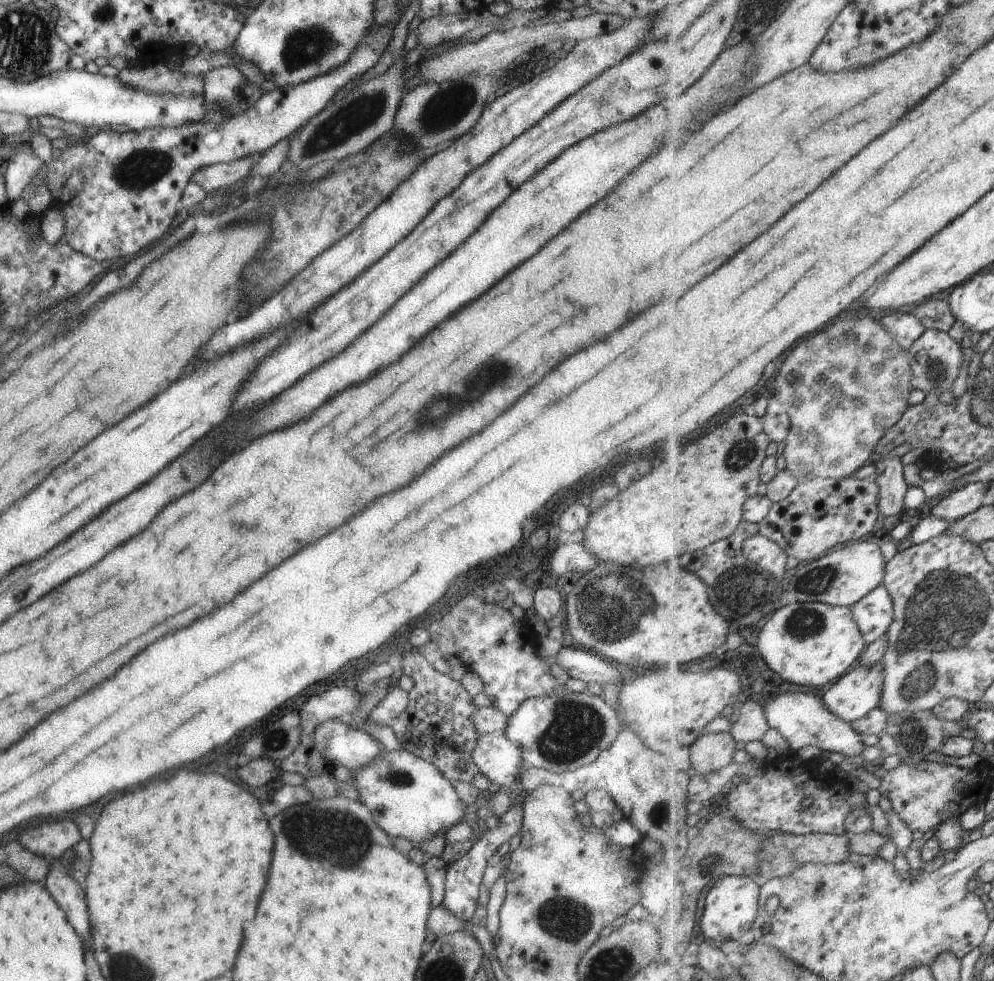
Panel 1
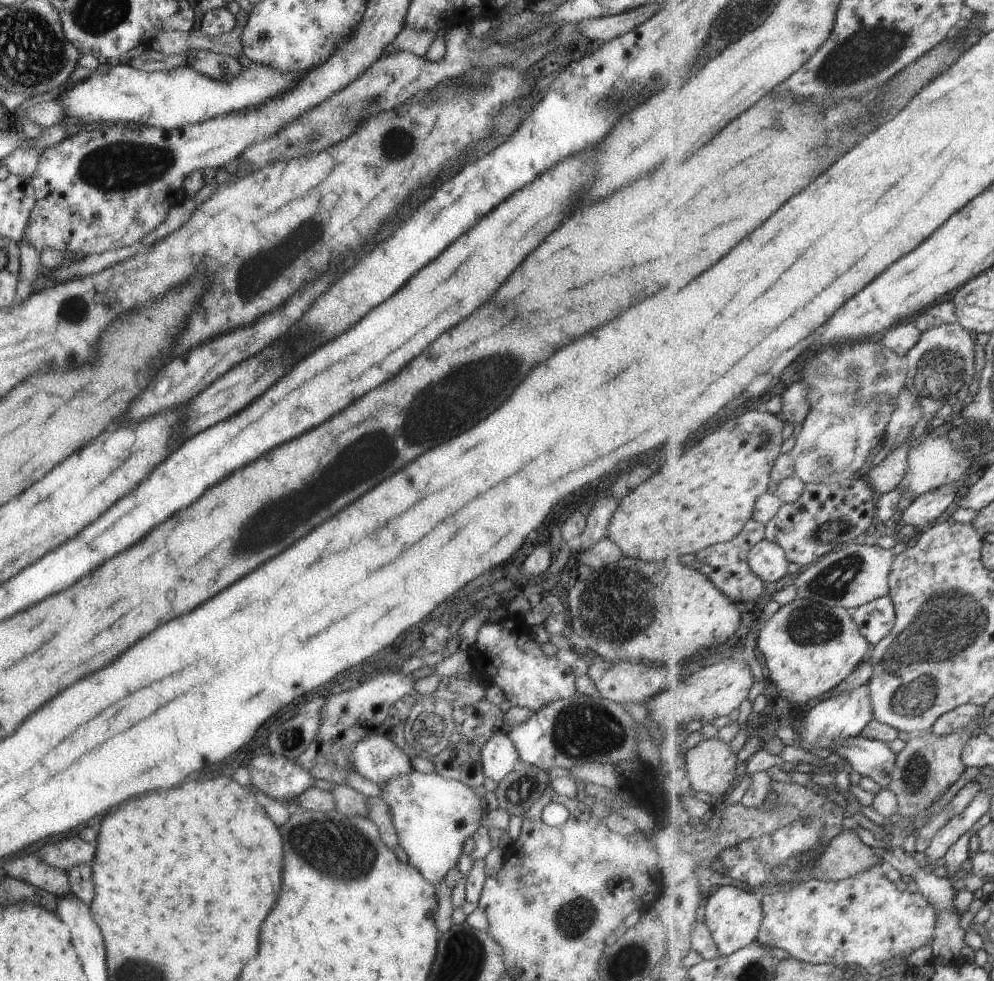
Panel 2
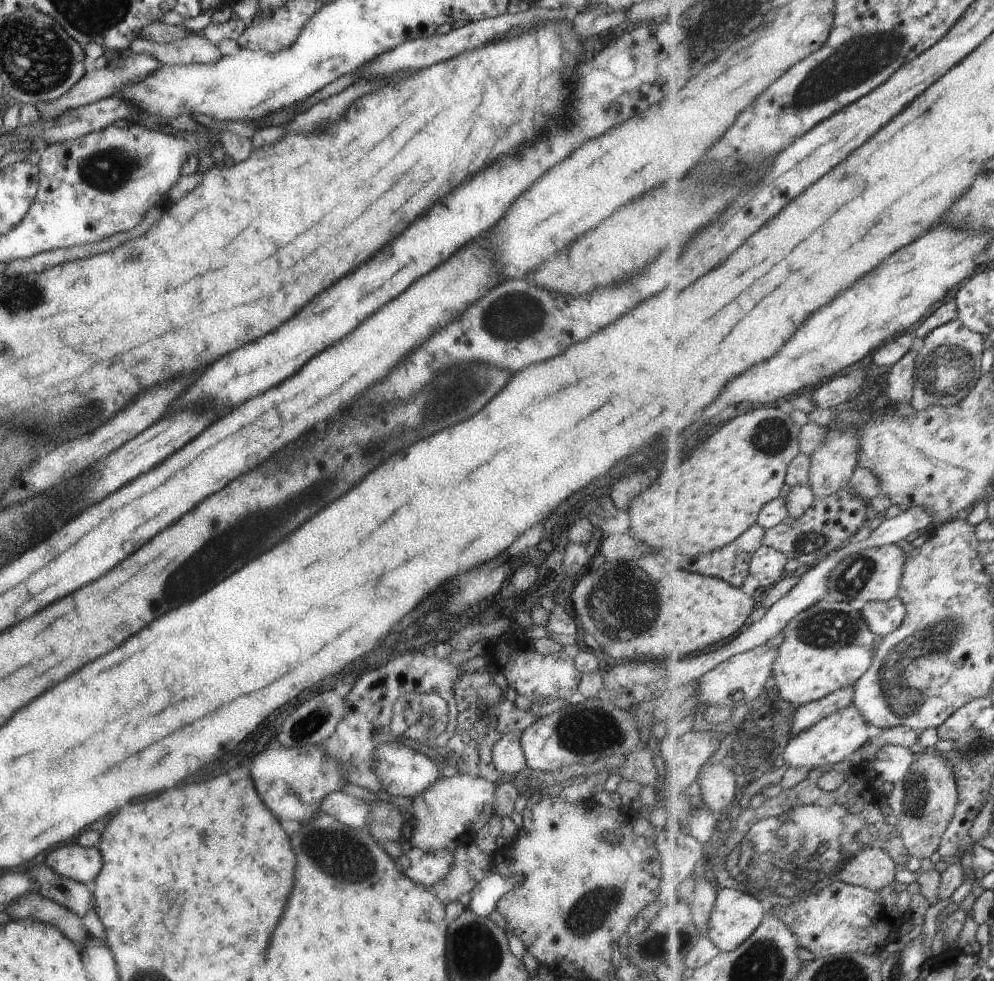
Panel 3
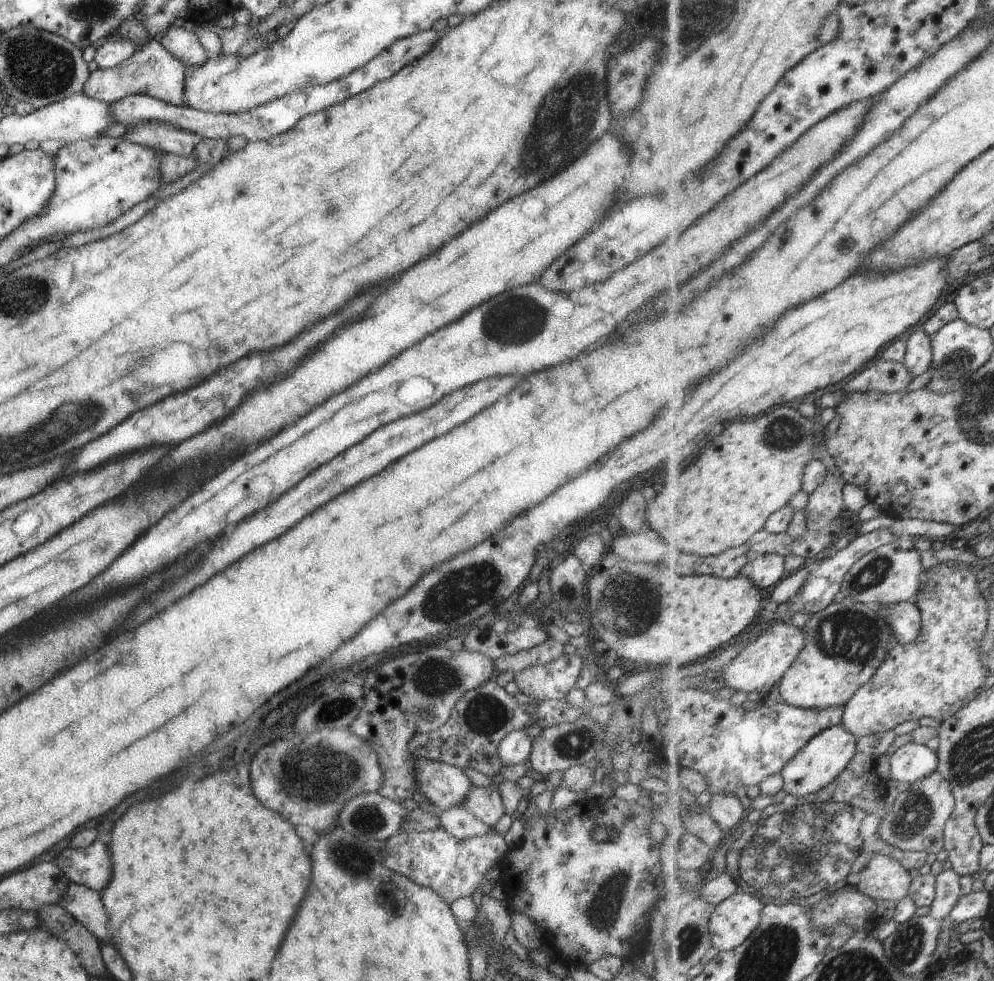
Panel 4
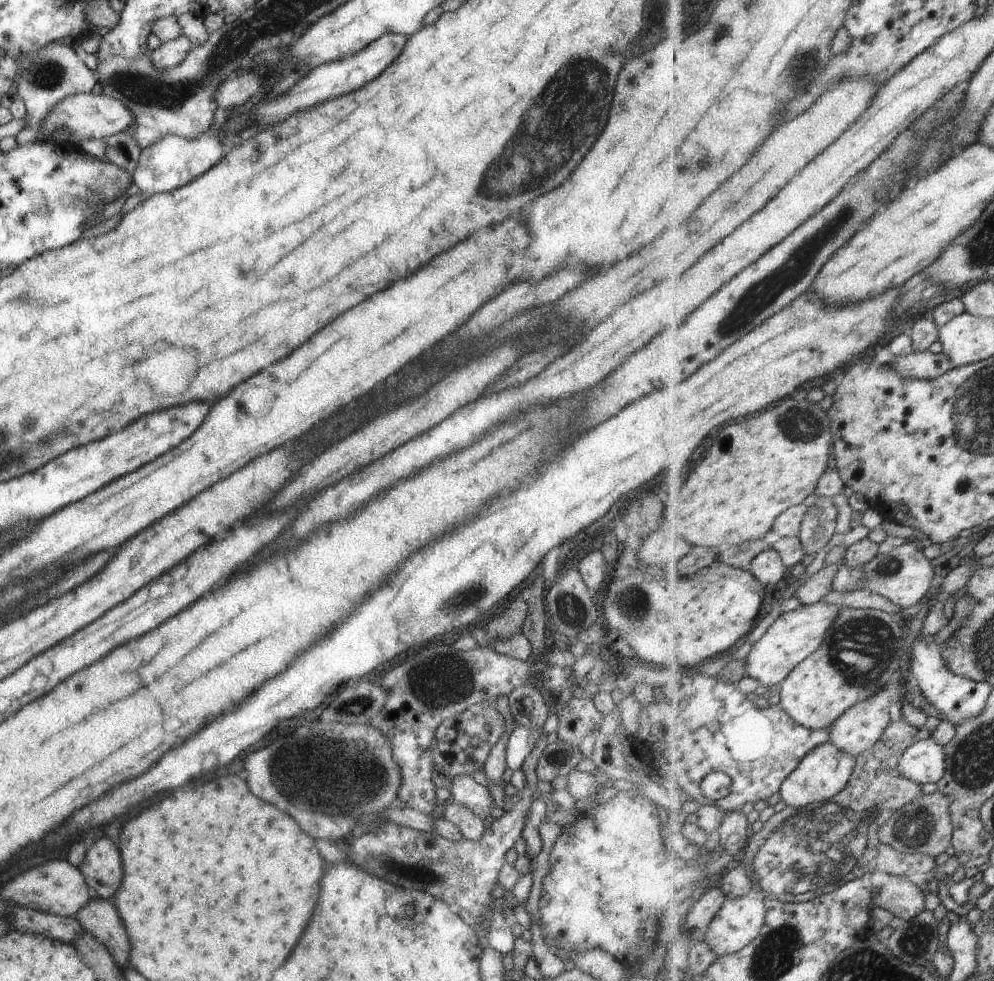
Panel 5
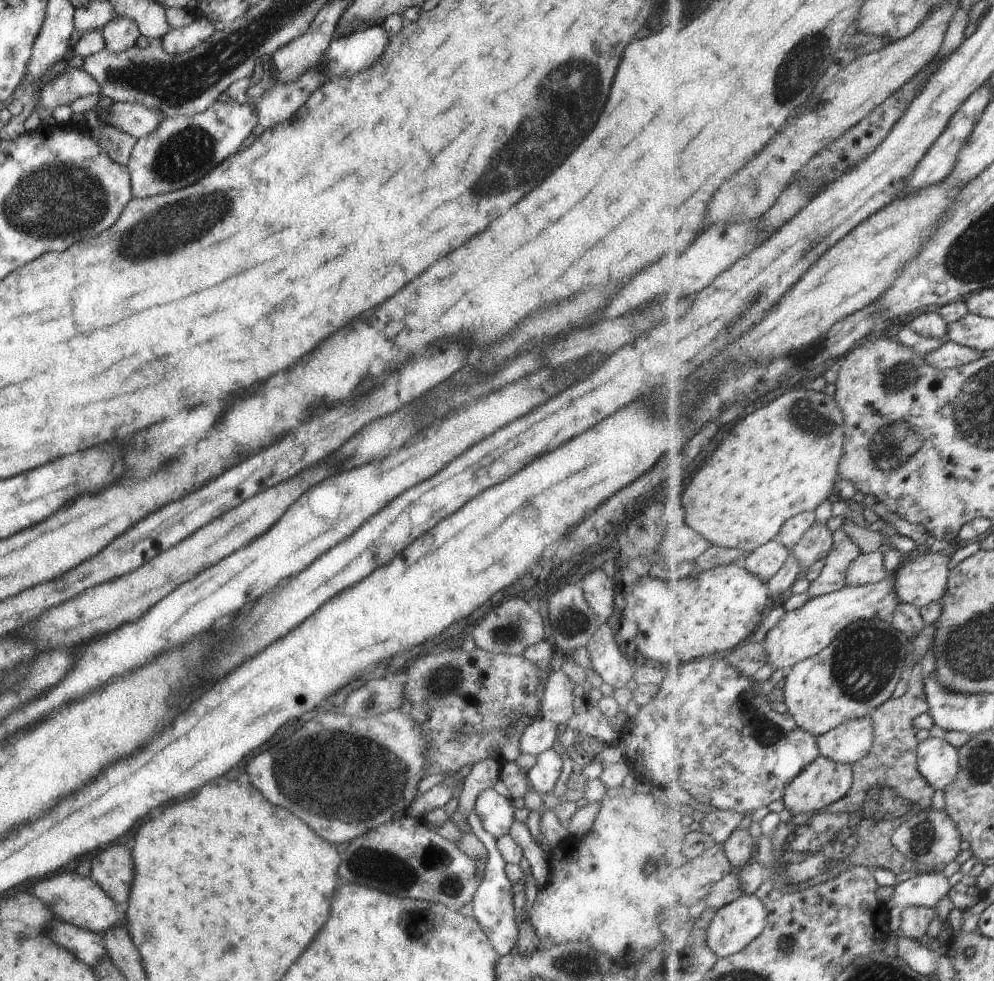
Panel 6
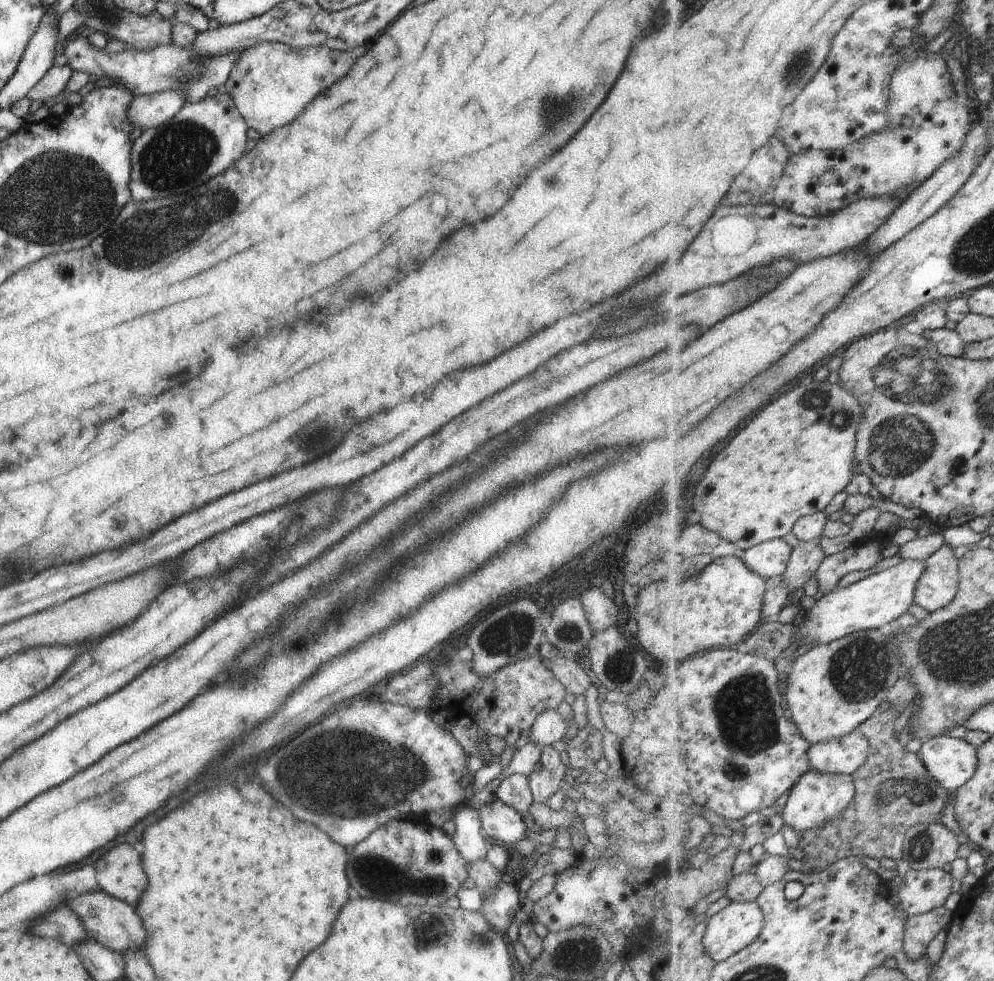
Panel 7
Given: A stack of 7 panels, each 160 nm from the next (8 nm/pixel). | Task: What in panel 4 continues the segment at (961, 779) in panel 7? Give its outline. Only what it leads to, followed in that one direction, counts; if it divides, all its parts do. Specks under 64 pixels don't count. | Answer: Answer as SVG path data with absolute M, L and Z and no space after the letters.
M905 742L889 757L891 783L912 783L938 770L938 754L919 743Z

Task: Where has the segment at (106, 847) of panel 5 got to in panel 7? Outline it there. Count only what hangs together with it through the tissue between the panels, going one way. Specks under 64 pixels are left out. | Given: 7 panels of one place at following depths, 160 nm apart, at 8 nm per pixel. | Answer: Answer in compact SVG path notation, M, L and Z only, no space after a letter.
M119 844L107 850L99 862L101 866L95 866L99 888L109 896L135 905L139 892L147 884L139 864L139 854L131 846Z

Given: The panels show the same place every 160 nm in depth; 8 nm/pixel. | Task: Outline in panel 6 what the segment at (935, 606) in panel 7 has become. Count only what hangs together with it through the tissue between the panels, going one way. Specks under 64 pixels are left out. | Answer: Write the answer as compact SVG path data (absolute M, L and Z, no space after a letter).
M928 552L920 556L901 554L899 568L893 573L901 602L919 608L931 602L942 602L950 579L949 558L943 552Z

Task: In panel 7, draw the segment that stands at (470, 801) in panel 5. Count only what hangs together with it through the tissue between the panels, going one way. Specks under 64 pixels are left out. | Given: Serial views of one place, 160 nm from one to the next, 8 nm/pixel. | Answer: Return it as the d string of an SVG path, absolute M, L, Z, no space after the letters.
M497 798L484 803L478 809L480 832L504 844L511 844L525 838L527 828L519 813Z

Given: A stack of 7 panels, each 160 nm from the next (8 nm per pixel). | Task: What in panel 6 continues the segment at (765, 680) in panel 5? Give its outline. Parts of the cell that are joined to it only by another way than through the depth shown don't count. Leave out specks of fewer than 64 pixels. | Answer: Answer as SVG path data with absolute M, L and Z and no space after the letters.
M893 573L874 585L846 586L834 593L809 598L802 607L785 612L782 619L766 633L764 652L767 663L774 671L788 671L825 650L851 623L858 620L892 619L899 603L901 600L896 593Z

